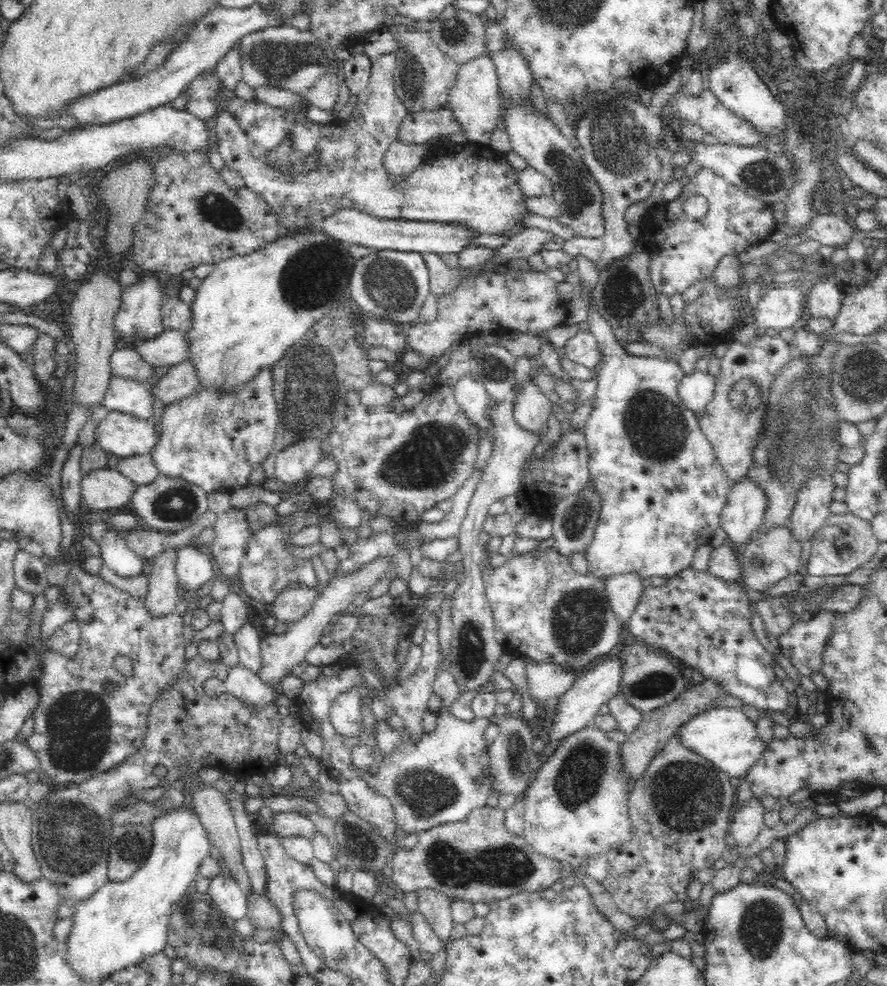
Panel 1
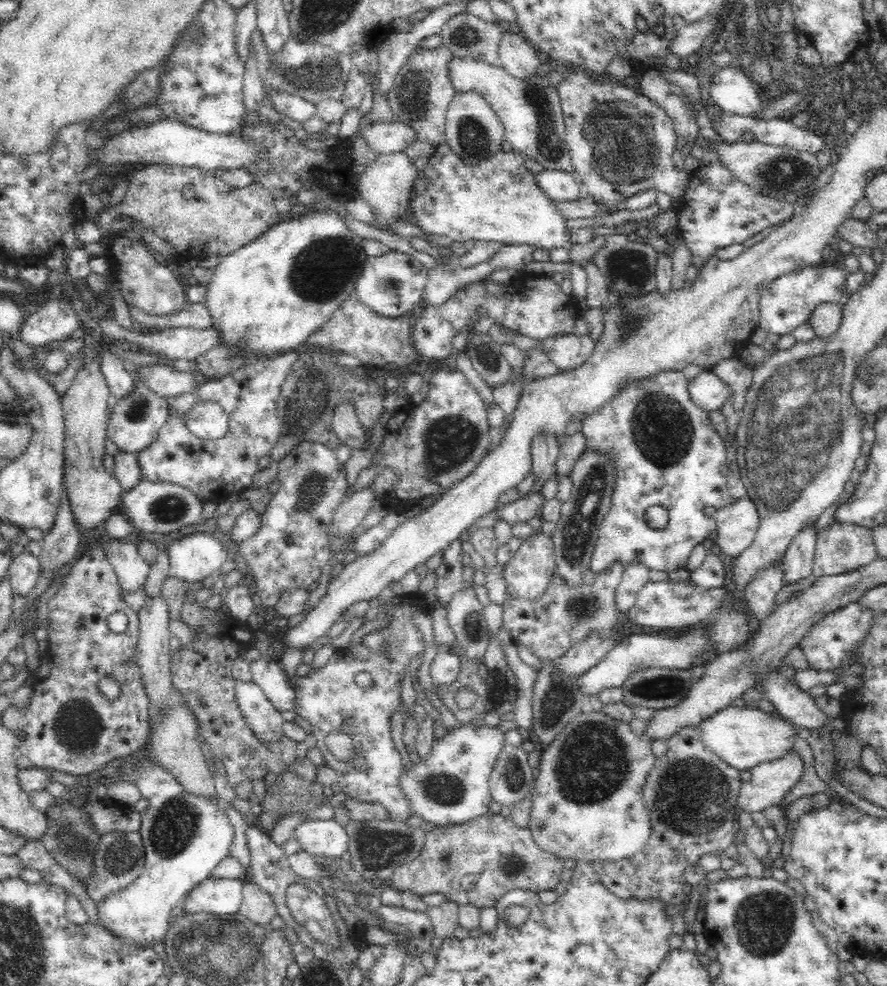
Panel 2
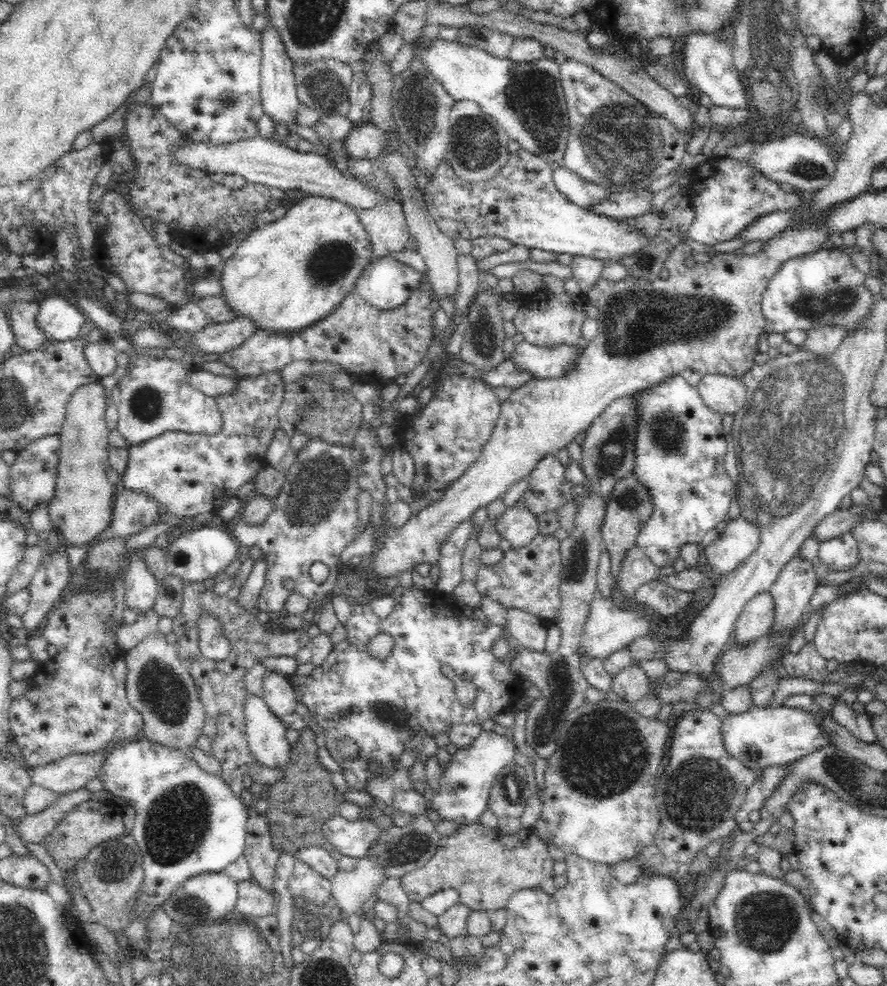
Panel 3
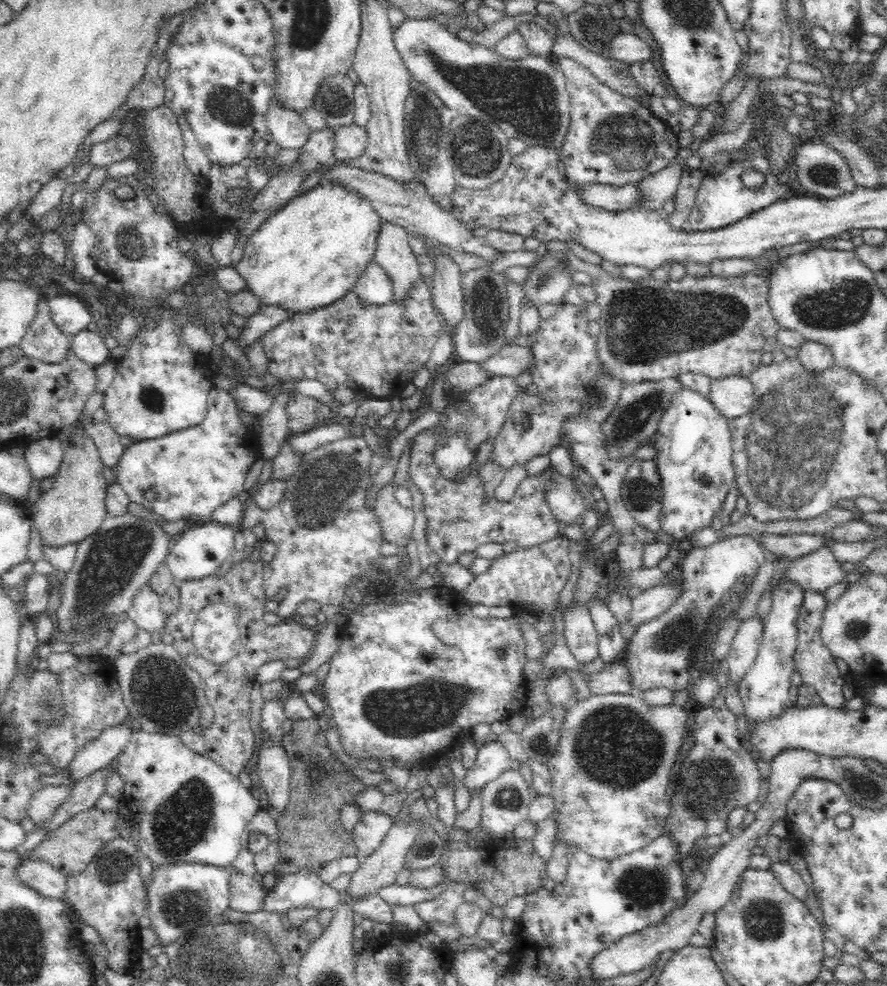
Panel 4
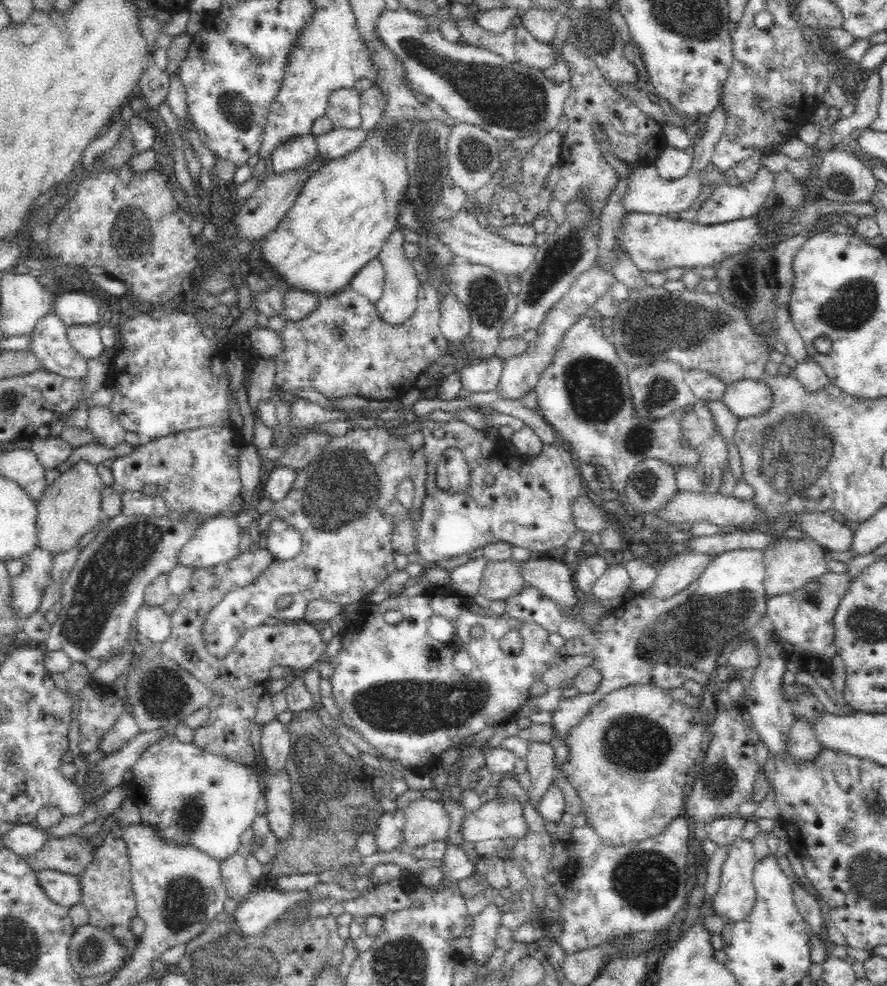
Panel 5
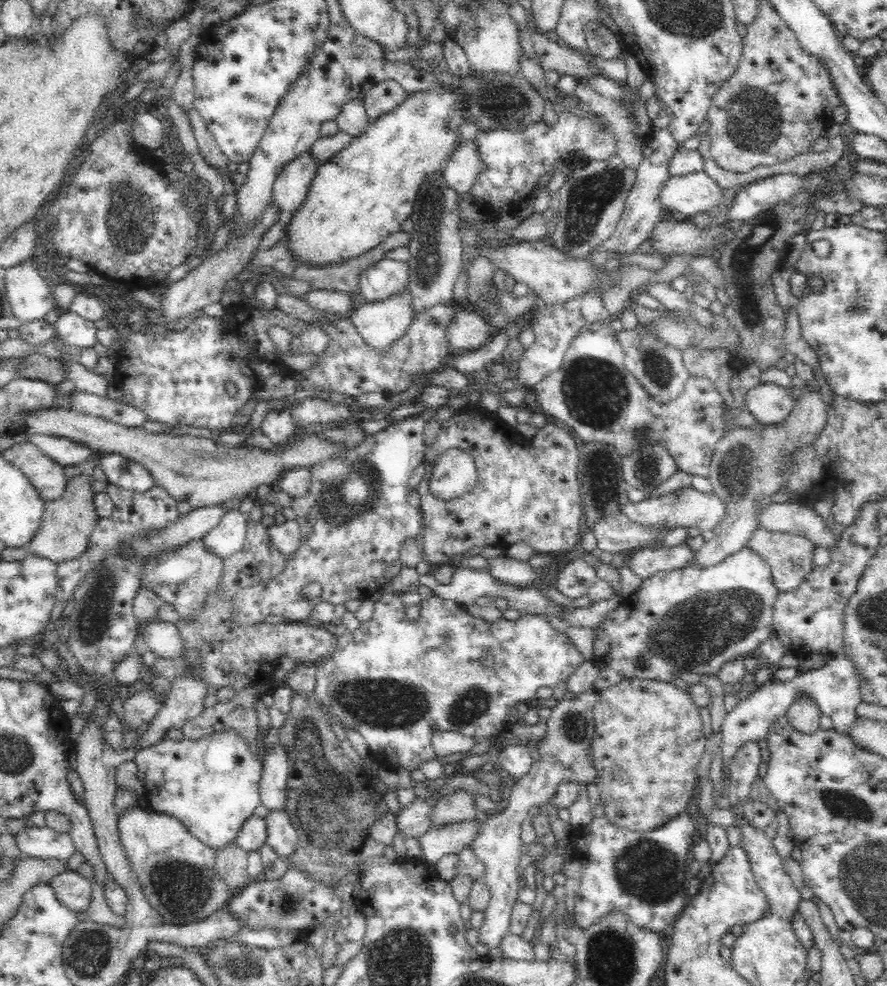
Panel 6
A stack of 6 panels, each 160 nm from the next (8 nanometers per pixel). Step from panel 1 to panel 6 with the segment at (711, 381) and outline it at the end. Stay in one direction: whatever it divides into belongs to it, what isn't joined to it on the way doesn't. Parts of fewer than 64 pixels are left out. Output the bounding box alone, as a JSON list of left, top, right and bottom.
[743,382,796,425]

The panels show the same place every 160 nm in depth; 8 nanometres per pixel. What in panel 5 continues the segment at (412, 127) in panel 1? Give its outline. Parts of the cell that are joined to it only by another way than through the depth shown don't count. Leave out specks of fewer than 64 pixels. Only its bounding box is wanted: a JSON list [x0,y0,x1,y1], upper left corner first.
[315,127,367,161]

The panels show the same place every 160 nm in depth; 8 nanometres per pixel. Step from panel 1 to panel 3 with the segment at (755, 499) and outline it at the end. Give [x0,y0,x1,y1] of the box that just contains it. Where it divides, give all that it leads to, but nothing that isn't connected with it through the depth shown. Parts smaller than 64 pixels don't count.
[703,515,760,579]

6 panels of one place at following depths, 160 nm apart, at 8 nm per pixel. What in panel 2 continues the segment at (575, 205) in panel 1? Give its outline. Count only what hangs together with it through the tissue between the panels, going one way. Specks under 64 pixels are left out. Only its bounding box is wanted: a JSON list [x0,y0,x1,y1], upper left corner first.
[448,54,573,172]

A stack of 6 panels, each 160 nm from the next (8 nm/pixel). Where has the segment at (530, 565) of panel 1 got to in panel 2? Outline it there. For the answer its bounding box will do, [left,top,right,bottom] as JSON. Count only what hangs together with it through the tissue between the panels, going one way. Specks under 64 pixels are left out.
[502,560,626,659]

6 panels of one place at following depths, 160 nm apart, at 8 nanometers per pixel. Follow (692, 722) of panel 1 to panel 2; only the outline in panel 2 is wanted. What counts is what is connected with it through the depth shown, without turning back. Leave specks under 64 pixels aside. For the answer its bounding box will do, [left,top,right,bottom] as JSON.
[699,704,798,770]

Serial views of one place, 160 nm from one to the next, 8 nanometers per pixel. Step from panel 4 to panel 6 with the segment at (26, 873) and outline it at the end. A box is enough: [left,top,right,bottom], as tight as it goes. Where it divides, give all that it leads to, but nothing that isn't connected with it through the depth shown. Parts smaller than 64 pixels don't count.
[49,871,92,912]

